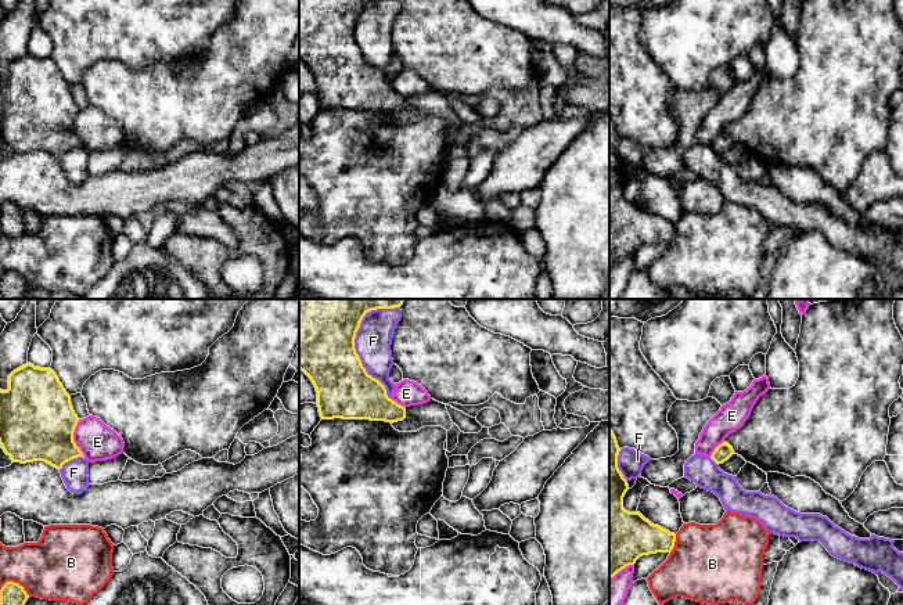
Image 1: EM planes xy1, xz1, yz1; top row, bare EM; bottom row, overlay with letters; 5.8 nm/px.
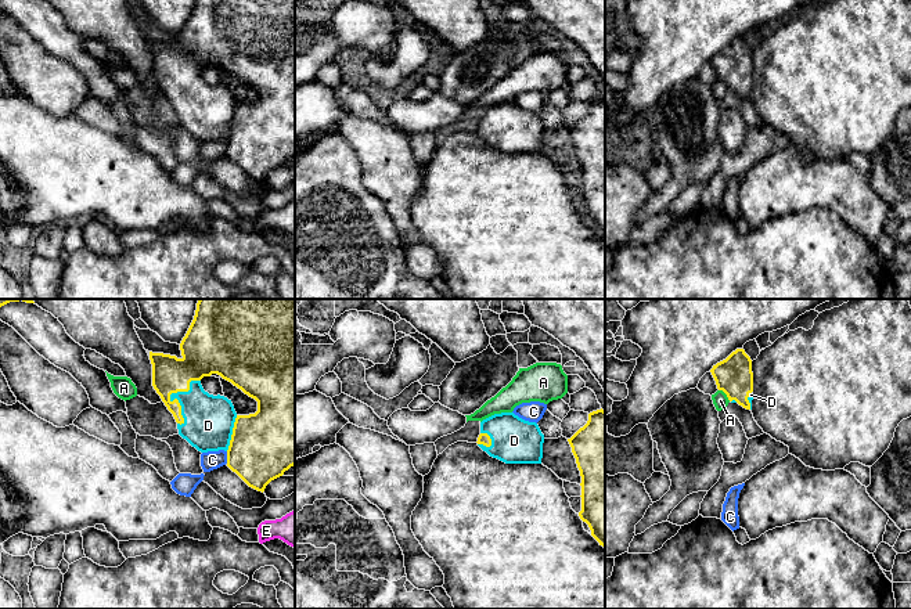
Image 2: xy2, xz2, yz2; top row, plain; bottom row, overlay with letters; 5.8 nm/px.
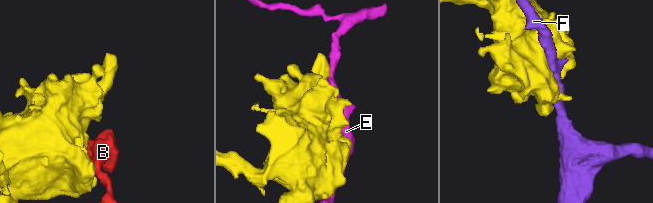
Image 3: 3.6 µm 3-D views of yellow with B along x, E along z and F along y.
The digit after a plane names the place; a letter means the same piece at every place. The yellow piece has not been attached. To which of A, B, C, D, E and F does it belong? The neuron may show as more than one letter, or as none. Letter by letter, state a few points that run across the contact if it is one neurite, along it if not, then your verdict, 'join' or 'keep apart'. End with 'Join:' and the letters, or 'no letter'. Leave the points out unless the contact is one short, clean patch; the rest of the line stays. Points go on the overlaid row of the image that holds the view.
A: keep apart
B: keep apart
C: keep apart
D: join
E: keep apart
F: keep apart
Join: D

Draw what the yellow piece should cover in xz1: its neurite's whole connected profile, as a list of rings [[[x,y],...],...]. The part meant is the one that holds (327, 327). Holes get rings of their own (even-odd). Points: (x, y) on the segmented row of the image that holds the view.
[[[299,299],[299,370],[313,382],[321,419],[397,422],[406,408],[388,397],[385,386],[367,374],[355,349],[363,317],[377,309],[400,307],[406,299]]]

